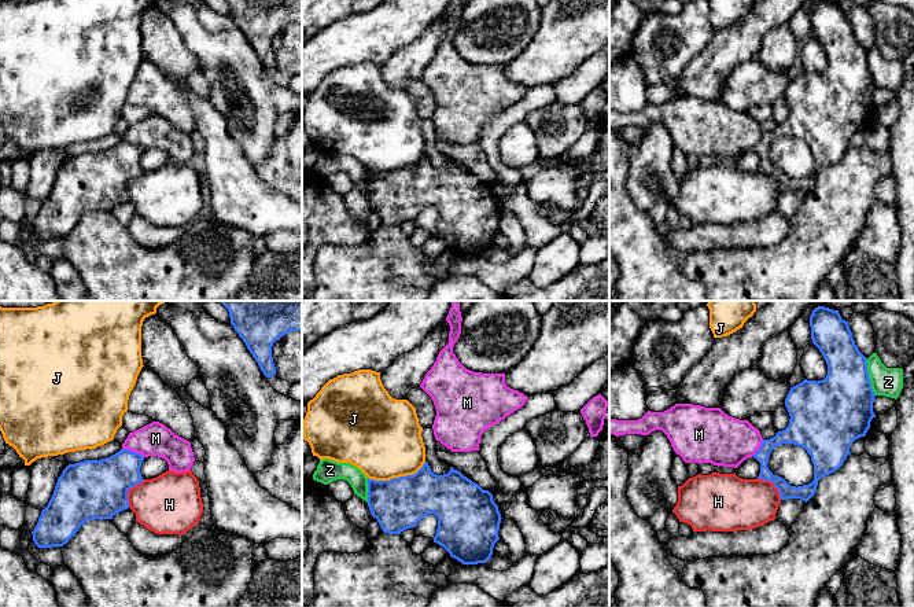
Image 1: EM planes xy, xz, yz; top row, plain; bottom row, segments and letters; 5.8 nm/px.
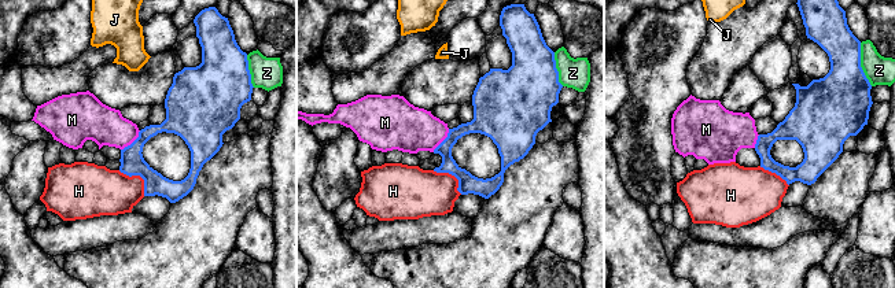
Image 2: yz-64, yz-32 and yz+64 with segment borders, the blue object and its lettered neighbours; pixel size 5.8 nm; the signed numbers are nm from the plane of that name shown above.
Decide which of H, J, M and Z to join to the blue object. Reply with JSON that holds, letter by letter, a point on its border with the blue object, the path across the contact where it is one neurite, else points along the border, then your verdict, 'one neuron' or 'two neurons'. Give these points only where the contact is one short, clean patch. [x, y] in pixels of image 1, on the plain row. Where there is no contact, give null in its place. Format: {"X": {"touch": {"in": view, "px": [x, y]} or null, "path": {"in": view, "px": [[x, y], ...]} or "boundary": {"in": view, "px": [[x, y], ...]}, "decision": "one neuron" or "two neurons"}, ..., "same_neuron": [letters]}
{"H": {"touch": {"in": "xy", "px": [128, 181]}, "decision": "two neurons"}, "J": {"touch": {"in": "xz", "px": [397, 170]}, "decision": "two neurons"}, "M": {"touch": {"in": "xy", "px": [133, 144]}, "decision": "one neuron"}, "Z": {"touch": {"in": "yz", "px": [868, 69]}, "decision": "two neurons"}, "same_neuron": ["M"]}

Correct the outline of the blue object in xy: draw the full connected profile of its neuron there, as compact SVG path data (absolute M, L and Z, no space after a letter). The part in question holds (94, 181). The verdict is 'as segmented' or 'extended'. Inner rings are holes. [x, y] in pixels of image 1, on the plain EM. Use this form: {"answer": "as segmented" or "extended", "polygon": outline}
{"answer": "as segmented", "polygon": "M121 141L102 152L69 157L58 170L54 187L32 224L34 236L38 240L63 239L85 214L113 211L115 206L128 202L128 183L144 173L140 165L143 152L143 147Z"}

